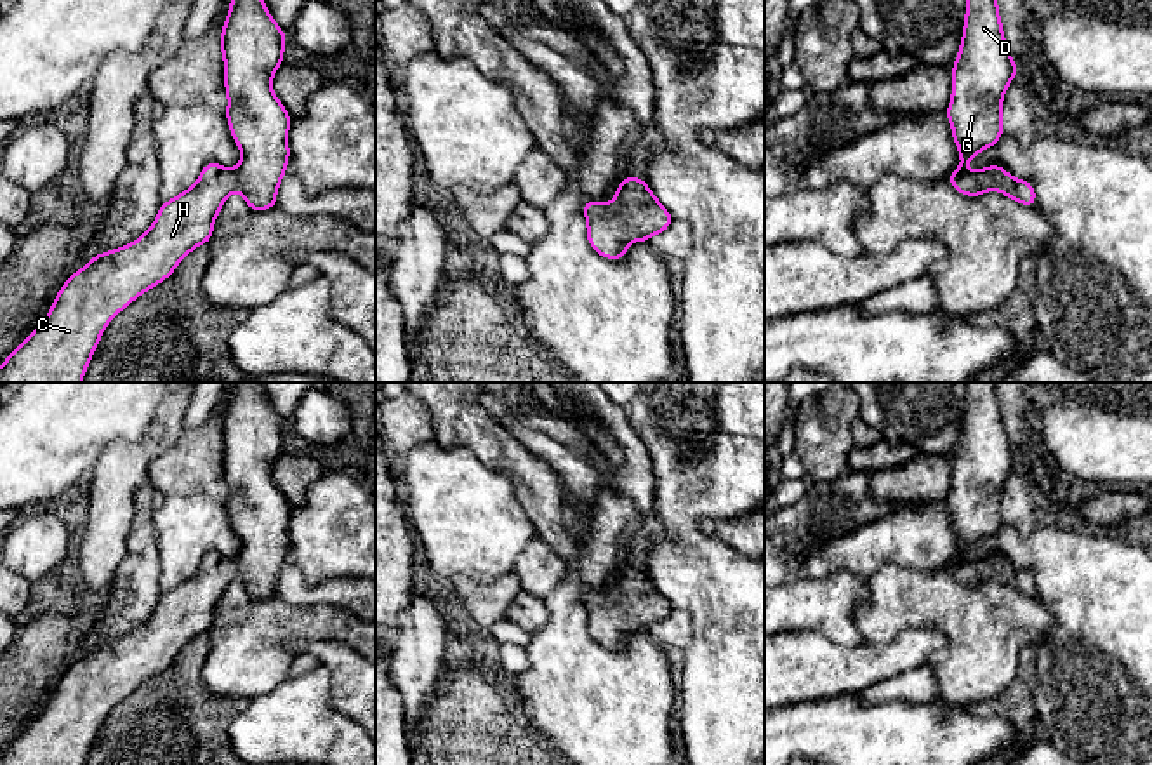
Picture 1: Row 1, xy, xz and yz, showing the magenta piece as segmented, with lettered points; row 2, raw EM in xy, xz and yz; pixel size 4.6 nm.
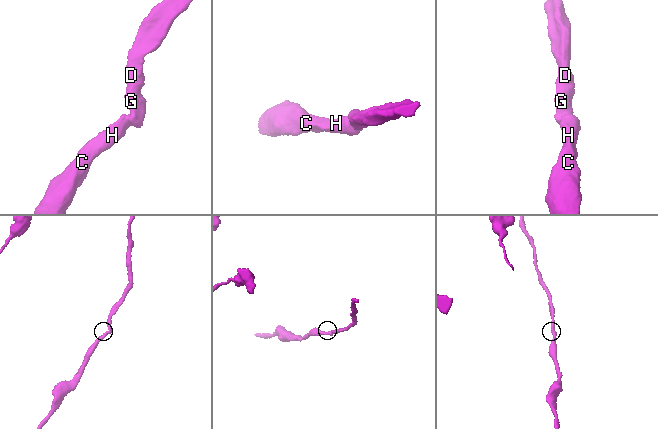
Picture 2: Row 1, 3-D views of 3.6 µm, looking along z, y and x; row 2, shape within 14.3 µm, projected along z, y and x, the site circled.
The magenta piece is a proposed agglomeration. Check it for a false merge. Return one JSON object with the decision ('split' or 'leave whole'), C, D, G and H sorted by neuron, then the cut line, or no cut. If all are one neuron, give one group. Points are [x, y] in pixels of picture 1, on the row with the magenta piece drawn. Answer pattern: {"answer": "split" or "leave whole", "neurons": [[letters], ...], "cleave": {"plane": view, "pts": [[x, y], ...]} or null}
{"answer": "leave whole", "neurons": [["C", "D", "G", "H"]], "cleave": null}

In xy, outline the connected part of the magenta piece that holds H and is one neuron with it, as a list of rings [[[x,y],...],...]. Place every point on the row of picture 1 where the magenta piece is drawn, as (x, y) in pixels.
[[[231,0],[221,35],[224,56],[224,85],[231,136],[242,150],[235,169],[215,162],[202,169],[198,181],[165,202],[151,228],[136,242],[96,254],[80,271],[73,273],[56,296],[45,320],[0,365],[0,382],[82,382],[103,330],[111,318],[137,296],[162,283],[175,266],[198,245],[209,243],[214,221],[226,198],[238,190],[252,210],[276,205],[276,190],[283,179],[290,151],[285,106],[271,90],[273,75],[283,59],[287,37],[268,12],[262,0]]]

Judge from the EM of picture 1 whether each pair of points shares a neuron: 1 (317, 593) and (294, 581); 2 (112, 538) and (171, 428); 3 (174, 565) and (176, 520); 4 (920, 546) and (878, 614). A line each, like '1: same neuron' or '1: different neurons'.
1: same neuron
2: same neuron
3: same neuron
4: different neurons

